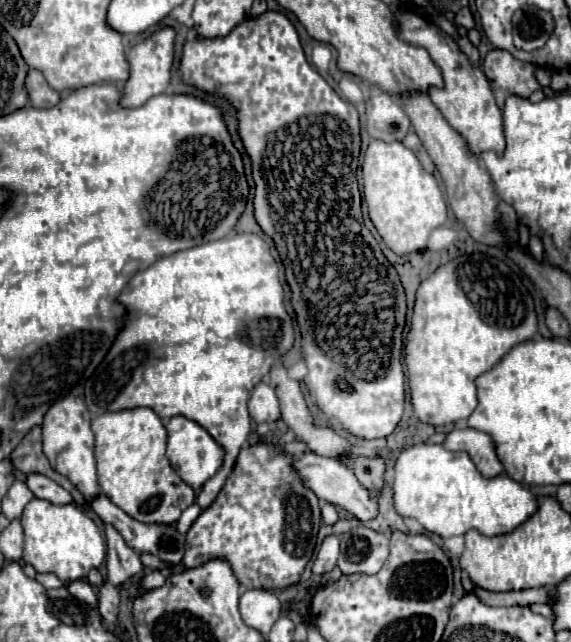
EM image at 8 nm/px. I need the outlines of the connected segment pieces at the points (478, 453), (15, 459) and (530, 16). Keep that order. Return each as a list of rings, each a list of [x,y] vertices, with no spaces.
[[[474,428],[452,430],[446,436],[444,448],[448,448],[450,452],[468,452],[468,456],[472,456],[472,462],[476,464],[476,468],[480,468],[482,476],[492,478],[492,476],[504,474],[504,468],[502,468],[500,460],[496,458],[496,450],[494,450],[490,436],[480,430],[474,430]]]
[[[36,426],[36,428],[30,428],[30,432],[22,438],[22,442],[14,448],[12,452],[12,464],[24,472],[24,474],[30,474],[30,472],[40,472],[48,478],[52,478],[54,482],[58,482],[62,488],[66,488],[68,492],[74,494],[74,500],[76,504],[88,508],[88,502],[84,500],[84,496],[70,484],[70,480],[62,474],[58,474],[50,464],[48,464],[48,458],[44,456],[42,452],[42,426]]]
[[[536,6],[520,8],[514,14],[512,24],[514,24],[514,46],[528,52],[542,48],[554,30],[552,14]]]

